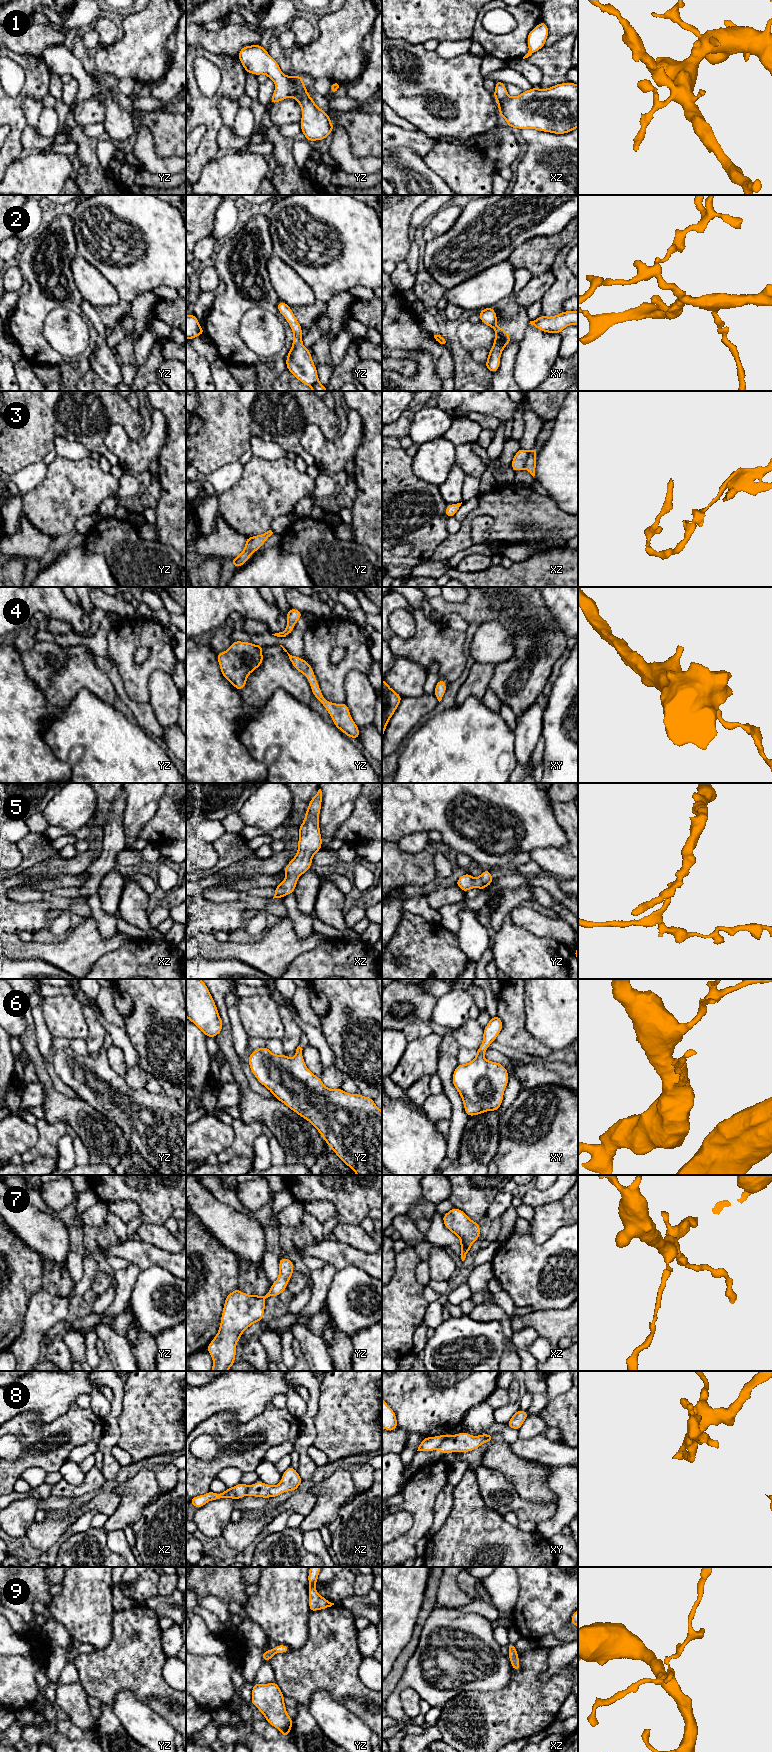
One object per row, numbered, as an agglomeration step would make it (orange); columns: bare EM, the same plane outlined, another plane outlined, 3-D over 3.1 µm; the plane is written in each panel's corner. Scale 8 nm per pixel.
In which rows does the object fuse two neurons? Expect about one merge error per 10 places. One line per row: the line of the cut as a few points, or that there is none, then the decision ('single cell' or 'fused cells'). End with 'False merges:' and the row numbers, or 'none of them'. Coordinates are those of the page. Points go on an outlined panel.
1: cut none; single cell
2: cut none; single cell
3: cut xz (528, 451), (524, 467); fused cells
4: cut none; single cell
5: cut none; single cell
6: cut none; single cell
7: cut none; single cell
8: cut xy (448, 1435), (437, 1447); fused cells
9: cut none; single cell
False merges: 3, 8

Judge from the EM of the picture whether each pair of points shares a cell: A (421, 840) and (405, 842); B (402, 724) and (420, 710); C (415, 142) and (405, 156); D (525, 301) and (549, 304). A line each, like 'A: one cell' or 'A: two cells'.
A: one cell
B: one cell
C: two cells
D: two cells

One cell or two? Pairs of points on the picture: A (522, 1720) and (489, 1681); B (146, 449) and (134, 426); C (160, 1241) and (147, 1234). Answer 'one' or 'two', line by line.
A: two
B: two
C: one

